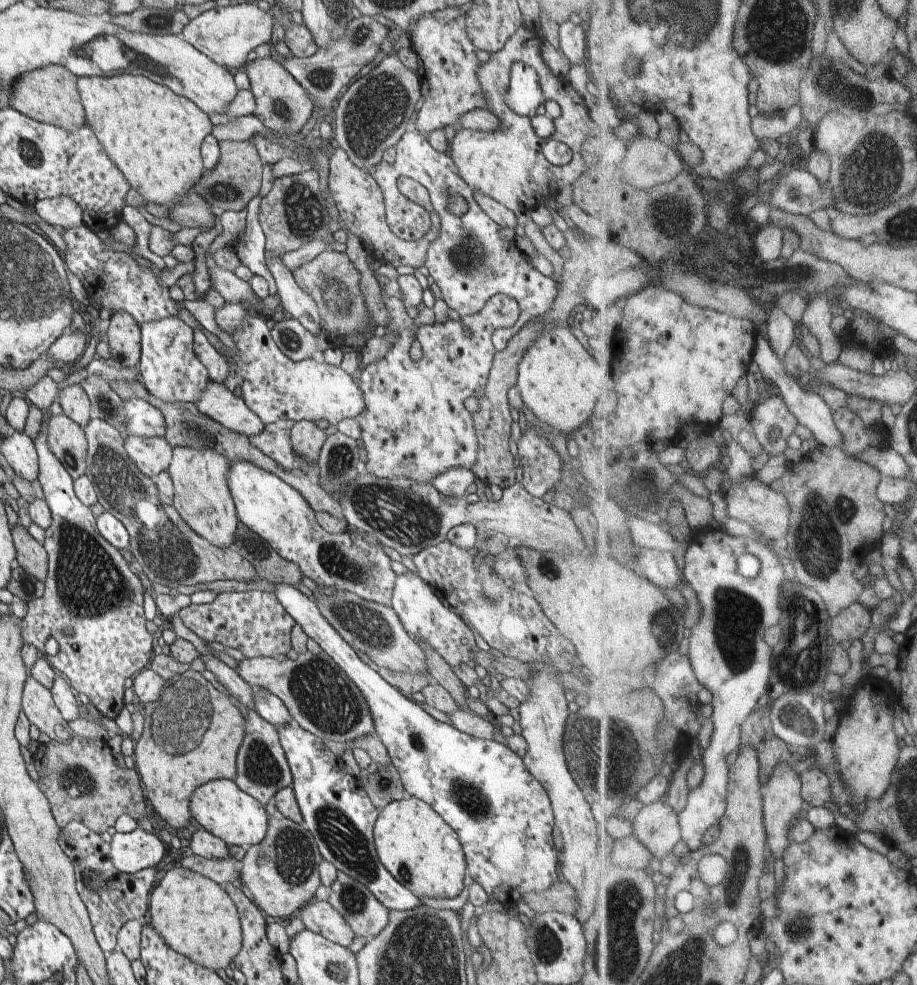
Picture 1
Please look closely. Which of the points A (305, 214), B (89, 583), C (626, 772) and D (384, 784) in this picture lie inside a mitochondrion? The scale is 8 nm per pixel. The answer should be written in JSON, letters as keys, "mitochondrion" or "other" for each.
{"A":"mitochondrion","B":"mitochondrion","C":"mitochondrion","D":"mitochondrion"}

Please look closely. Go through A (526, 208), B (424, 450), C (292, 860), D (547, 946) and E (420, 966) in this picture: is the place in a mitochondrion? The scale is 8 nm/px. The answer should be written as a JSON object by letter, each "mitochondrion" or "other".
{"A":"other","B":"other","C":"mitochondrion","D":"mitochondrion","E":"mitochondrion"}

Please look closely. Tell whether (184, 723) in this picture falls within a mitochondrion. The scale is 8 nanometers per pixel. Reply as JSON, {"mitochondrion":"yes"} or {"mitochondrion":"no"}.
{"mitochondrion":"yes"}

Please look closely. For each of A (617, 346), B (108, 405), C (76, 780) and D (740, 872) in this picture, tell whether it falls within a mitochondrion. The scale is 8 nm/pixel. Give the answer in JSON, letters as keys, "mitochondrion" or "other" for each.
{"A":"other","B":"mitochondrion","C":"mitochondrion","D":"mitochondrion"}

